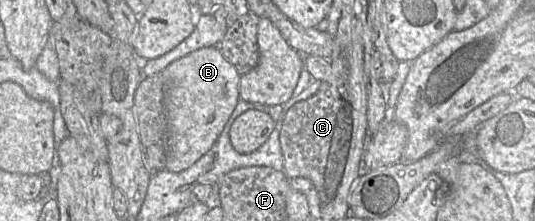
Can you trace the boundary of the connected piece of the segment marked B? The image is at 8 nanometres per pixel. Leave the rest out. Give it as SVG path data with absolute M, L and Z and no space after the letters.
M216 46L193 51L161 73L168 133L165 169L181 172L206 154L222 133L240 99L241 75Z

